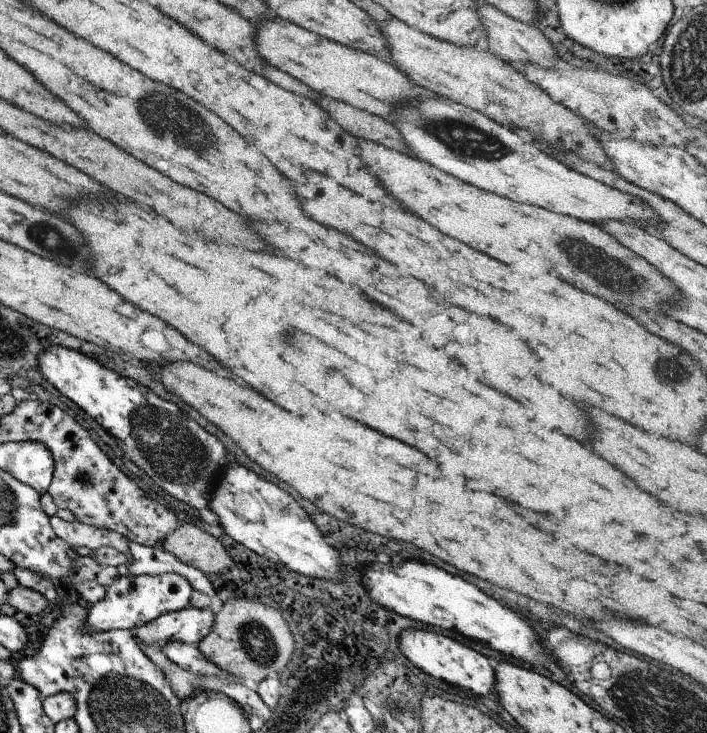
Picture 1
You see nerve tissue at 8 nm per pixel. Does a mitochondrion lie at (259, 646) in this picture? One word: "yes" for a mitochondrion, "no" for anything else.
yes

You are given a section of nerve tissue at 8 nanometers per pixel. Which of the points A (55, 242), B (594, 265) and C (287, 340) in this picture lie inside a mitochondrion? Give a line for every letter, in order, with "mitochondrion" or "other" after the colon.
A: mitochondrion
B: mitochondrion
C: mitochondrion

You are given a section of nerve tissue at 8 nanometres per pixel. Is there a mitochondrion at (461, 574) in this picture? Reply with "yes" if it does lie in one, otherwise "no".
no

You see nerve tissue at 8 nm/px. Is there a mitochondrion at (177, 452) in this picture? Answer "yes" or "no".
yes

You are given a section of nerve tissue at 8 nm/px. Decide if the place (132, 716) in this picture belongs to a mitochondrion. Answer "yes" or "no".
yes

